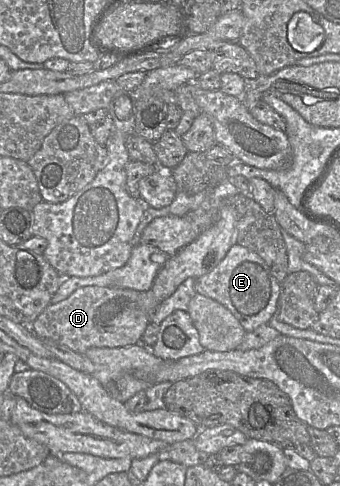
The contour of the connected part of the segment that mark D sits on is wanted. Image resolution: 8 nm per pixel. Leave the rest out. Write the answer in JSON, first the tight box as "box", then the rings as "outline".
{"box":[30,286,160,354],"outline":[[[84,286],[75,290],[65,300],[49,304],[30,327],[39,339],[49,338],[80,354],[84,354],[91,347],[132,346],[141,343],[142,335],[152,322],[152,315],[160,303],[152,289],[137,291]]]}

